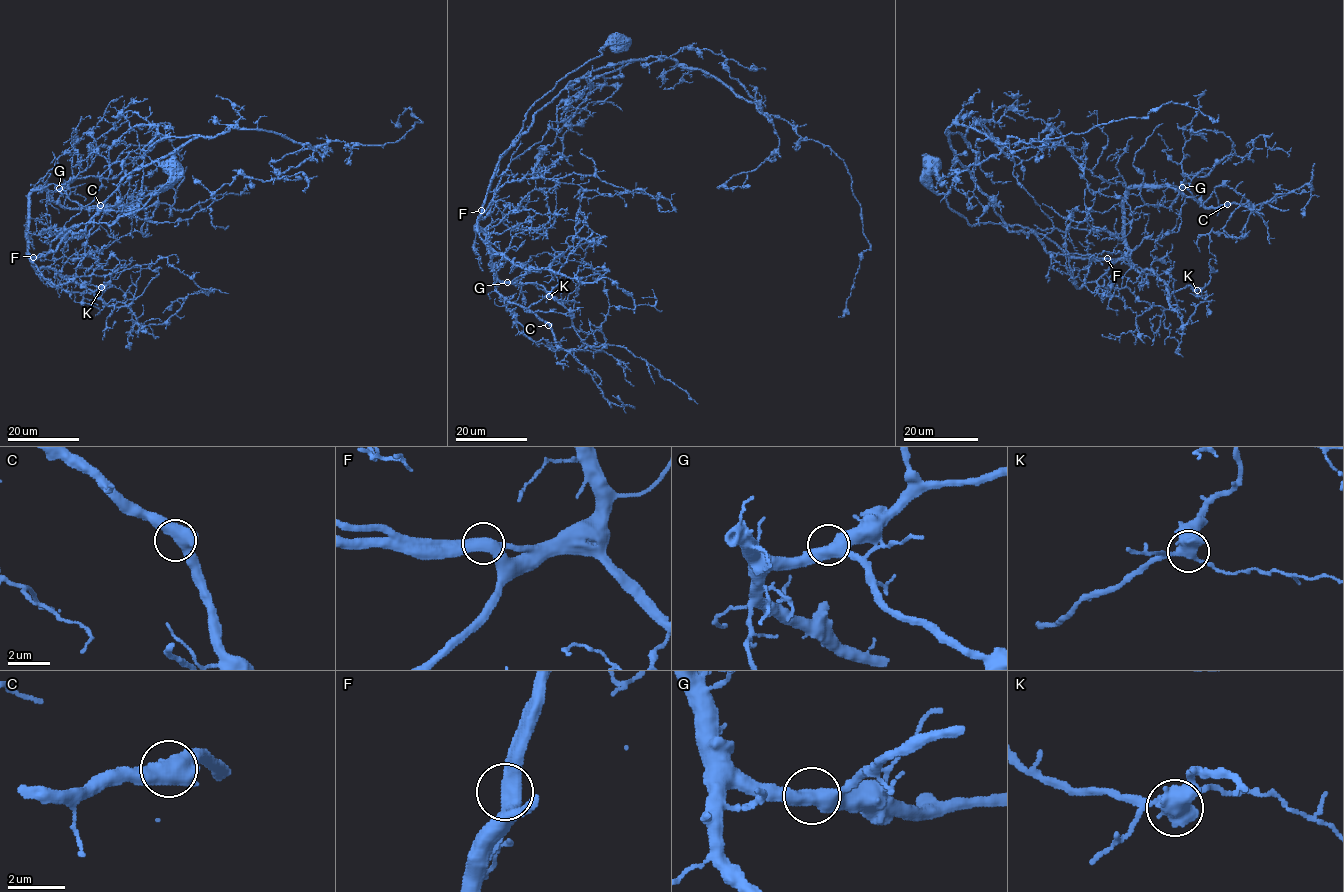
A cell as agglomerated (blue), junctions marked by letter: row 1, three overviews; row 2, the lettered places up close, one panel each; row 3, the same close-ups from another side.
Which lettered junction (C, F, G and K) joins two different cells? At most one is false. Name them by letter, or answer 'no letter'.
no letter

